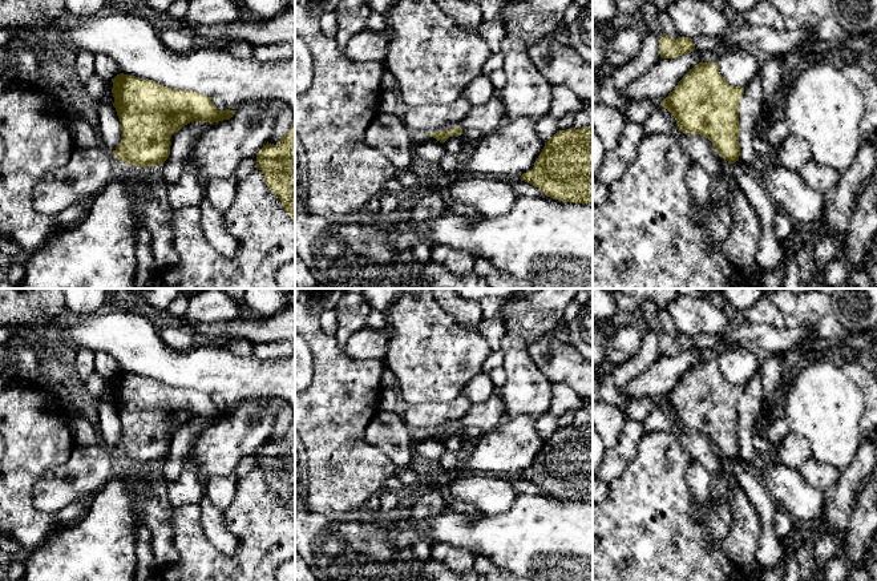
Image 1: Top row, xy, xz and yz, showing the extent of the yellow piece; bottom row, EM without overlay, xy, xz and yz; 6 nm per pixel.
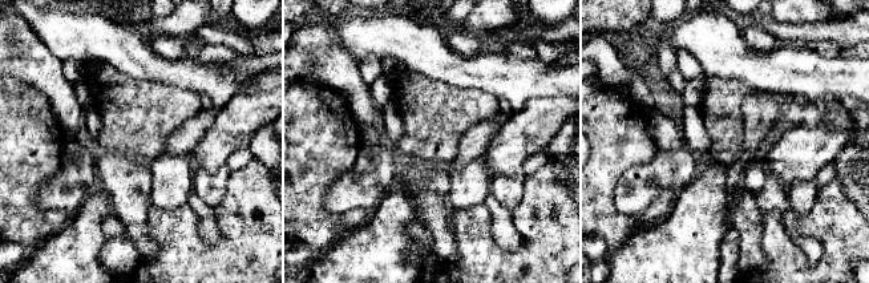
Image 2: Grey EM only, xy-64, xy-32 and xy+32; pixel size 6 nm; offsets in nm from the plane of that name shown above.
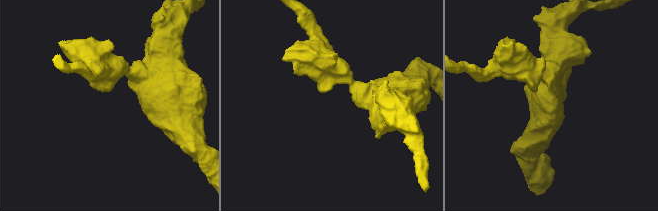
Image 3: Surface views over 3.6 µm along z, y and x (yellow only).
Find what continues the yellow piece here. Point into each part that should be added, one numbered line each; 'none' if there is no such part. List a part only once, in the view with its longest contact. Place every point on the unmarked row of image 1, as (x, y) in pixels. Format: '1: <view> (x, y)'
none

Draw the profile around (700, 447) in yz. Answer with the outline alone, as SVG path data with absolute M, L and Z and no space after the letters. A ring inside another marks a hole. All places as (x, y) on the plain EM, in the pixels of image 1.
M679 429L679 440L691 457L699 461L711 476L720 473L722 457L708 436L700 432Z

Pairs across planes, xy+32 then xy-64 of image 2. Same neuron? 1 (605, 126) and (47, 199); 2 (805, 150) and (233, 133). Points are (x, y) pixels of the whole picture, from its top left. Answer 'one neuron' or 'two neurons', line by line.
1: two neurons
2: one neuron

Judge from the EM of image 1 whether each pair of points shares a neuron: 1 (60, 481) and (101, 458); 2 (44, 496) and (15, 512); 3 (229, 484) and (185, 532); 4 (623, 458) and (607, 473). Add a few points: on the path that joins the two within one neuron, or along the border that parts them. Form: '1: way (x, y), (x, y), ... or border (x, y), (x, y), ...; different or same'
1: way (71, 481), (76, 481), (91, 467); same
2: border (44, 473), (35, 485), (33, 503), (52, 513); different
3: border (238, 481), (234, 499), (223, 511); different
4: way (619, 462), (611, 469); same

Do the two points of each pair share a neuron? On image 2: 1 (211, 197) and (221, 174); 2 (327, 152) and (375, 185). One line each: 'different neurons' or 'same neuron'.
1: same neuron
2: different neurons

